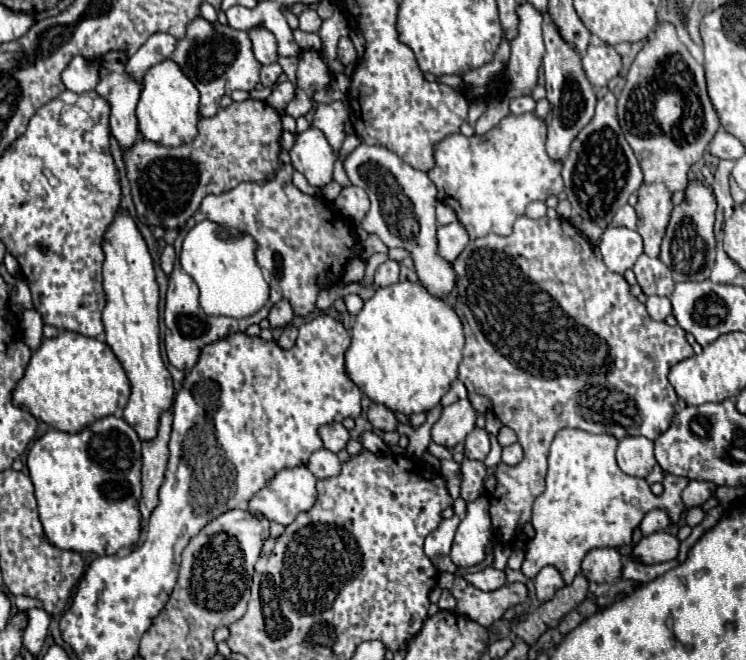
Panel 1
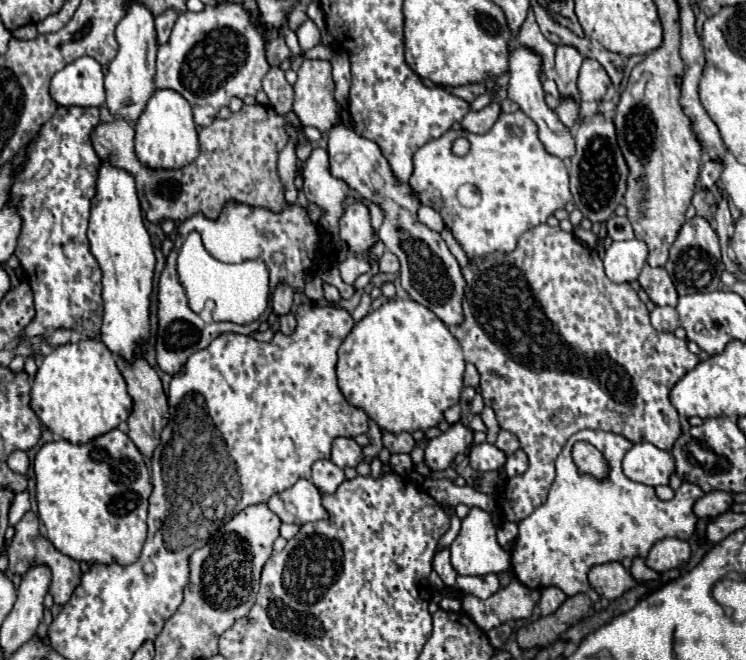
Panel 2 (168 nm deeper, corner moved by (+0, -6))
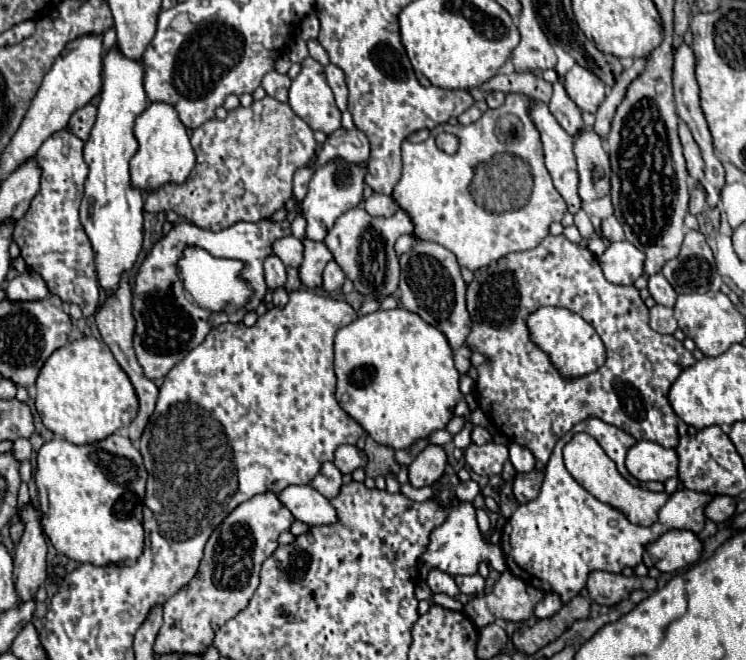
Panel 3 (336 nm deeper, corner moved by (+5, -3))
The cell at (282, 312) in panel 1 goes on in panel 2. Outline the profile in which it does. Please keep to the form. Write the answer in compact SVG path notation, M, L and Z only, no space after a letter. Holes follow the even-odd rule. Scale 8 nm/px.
M278 284L276 292L272 296L272 310L274 310L276 316L284 316L284 314L290 312L292 296L294 296L294 292L292 292L292 288L288 284Z

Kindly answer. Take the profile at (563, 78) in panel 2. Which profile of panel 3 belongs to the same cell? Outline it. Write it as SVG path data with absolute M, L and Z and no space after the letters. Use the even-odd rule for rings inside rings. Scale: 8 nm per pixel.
M559 77L559 83L553 85L553 97L547 103L551 115L559 121L559 125L571 135L575 137L575 133L579 133L579 129L585 129L583 119L581 119L581 111L579 107L569 99L569 95L565 93L563 87L563 77Z

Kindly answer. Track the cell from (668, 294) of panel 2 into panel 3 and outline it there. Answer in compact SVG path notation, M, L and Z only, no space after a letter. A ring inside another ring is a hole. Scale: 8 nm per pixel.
M657 273L653 277L647 277L649 281L649 291L651 291L651 297L659 303L659 305L665 305L665 307L673 307L675 305L675 299L677 299L677 293L675 289L669 285L669 281Z

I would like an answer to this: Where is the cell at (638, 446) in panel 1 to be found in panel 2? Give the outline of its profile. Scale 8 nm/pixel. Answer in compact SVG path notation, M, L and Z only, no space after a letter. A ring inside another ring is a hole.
M638 442L626 452L622 460L622 470L624 476L634 482L660 486L668 484L668 476L674 472L674 458L654 444Z

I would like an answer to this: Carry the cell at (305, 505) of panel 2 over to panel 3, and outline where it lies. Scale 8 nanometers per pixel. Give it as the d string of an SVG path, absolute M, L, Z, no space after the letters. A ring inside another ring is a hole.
M289 485L279 499L295 519L307 525L335 525L335 507L311 485Z

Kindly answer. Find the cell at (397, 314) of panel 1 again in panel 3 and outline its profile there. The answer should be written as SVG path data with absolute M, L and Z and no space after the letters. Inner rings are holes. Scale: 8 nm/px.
M403 307L391 311L375 311L361 315L335 335L335 375L337 403L353 417L379 445L391 449L409 449L417 439L429 437L433 431L445 429L455 415L457 403L463 399L459 391L459 373L453 365L453 351L445 335L425 323L417 313Z

